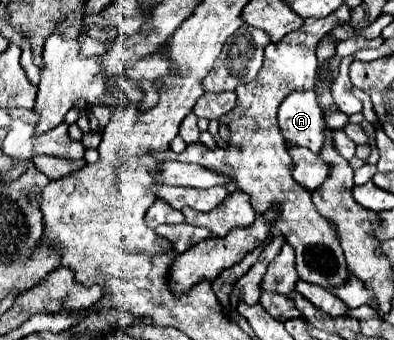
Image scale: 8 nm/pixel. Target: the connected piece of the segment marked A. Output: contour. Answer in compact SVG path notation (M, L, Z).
M295 91L279 105L279 127L285 141L293 147L307 147L313 153L319 153L325 145L325 121L323 109L317 103L315 91Z

